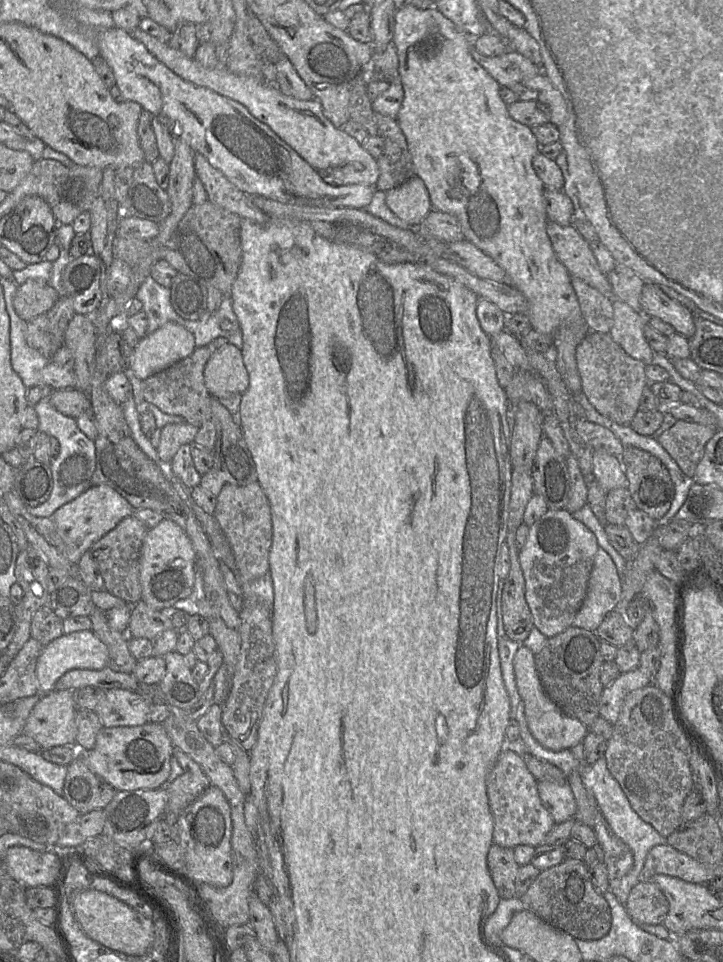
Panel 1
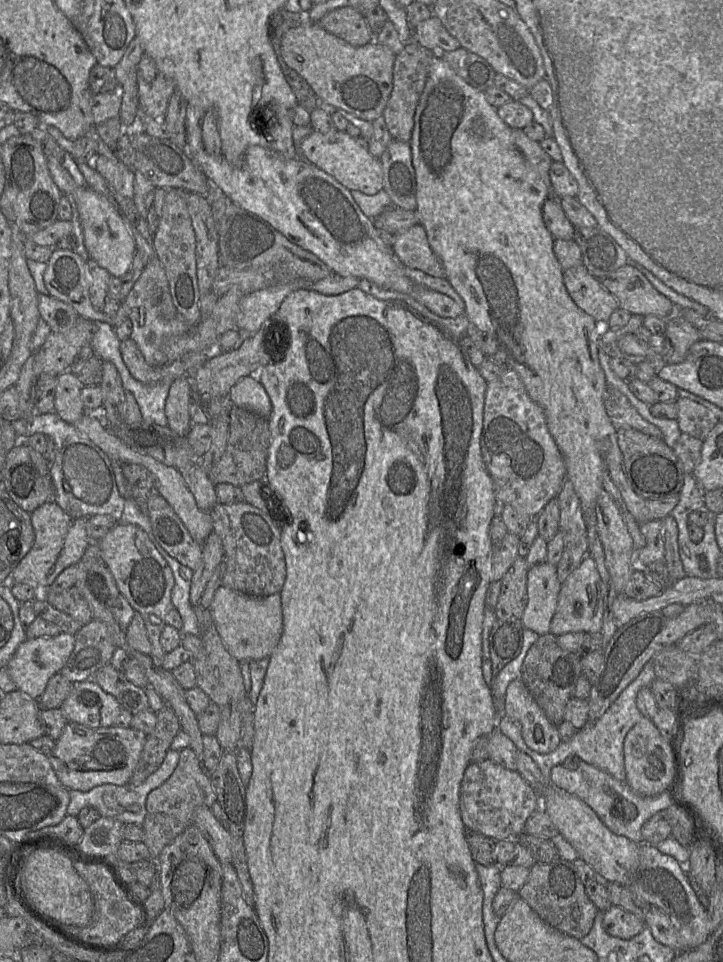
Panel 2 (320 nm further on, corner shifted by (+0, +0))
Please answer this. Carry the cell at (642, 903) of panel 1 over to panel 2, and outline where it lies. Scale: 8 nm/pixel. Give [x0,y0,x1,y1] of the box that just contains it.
[602,905,646,940]

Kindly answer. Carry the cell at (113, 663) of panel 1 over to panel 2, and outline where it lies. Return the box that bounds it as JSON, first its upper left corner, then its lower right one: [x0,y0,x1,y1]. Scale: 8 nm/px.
[146,748,217,825]

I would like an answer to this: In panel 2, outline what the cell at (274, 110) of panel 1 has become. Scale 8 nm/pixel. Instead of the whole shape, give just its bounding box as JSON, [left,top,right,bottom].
[300,130,383,195]

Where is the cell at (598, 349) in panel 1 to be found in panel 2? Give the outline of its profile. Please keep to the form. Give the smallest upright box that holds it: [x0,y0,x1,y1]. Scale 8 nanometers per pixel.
[603,384,662,439]

